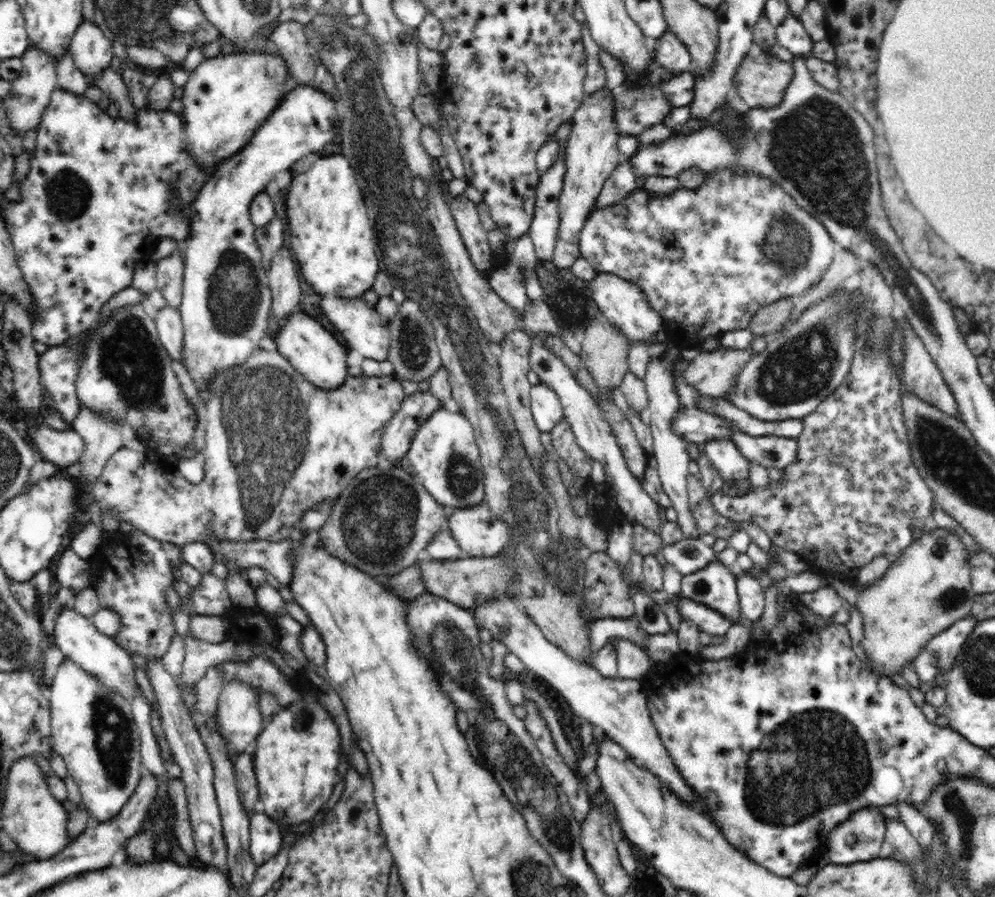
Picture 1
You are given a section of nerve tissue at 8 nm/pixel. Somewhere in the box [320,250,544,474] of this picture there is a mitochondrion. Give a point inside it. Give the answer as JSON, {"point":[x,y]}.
{"point":[414,348]}

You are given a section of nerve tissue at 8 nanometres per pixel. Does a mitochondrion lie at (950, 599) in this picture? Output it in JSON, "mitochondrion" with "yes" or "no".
{"mitochondrion":"yes"}

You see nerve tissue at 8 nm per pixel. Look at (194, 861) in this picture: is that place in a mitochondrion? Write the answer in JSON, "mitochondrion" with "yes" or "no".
{"mitochondrion":"no"}

